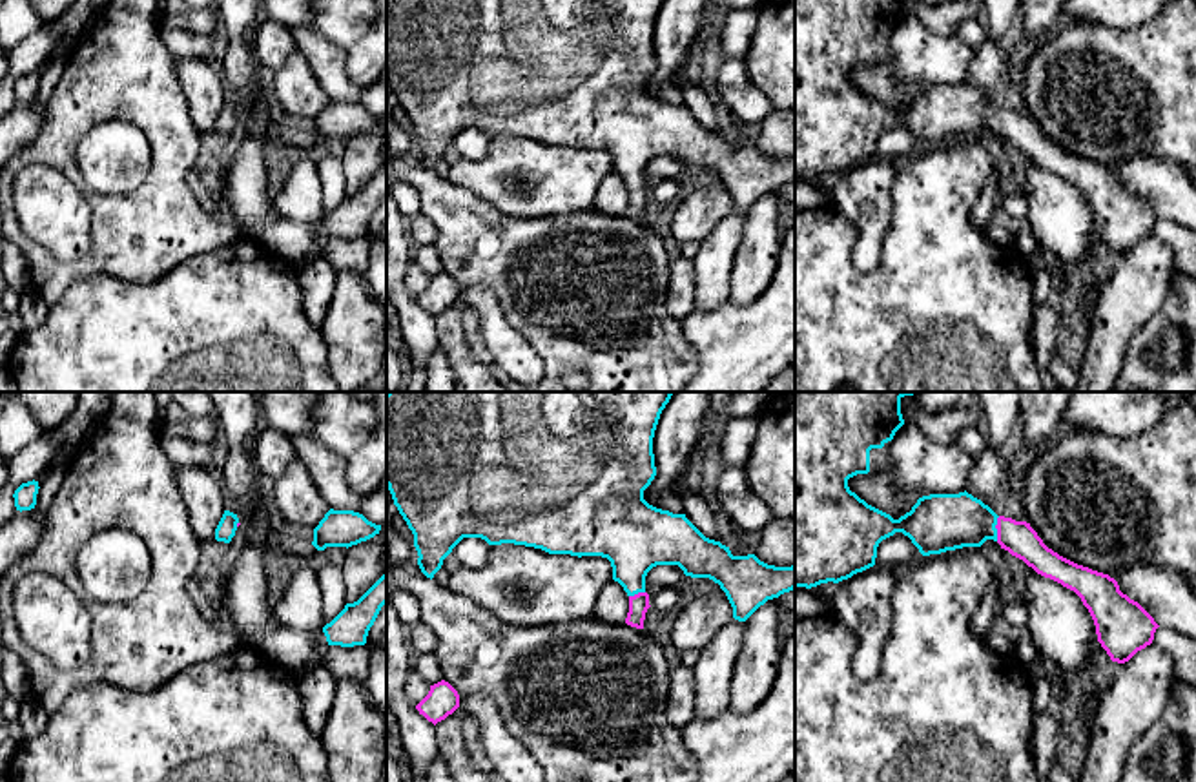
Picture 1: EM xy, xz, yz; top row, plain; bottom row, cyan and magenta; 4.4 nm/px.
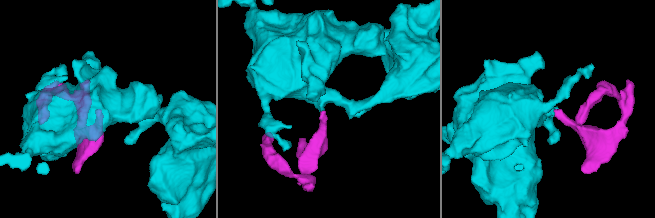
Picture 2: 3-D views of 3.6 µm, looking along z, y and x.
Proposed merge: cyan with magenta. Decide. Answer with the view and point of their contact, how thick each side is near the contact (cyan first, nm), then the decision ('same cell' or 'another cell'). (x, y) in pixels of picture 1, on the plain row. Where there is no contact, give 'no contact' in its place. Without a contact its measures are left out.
meets cyan in yz at (996, 121); 260 nm thick on the cyan side, 150 nm on the other; same cell

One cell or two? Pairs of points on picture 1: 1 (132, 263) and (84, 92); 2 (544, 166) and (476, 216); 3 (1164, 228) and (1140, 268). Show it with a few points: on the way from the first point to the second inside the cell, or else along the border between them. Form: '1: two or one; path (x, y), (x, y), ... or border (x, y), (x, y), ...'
1: one; path (163, 212), (164, 137), (135, 108)
2: two; border (453, 185), (471, 190), (502, 212), (531, 219)
3: two; border (1151, 236), (1156, 236), (1171, 250), (1176, 268)

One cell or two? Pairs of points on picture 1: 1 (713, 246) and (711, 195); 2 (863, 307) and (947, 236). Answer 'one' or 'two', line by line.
1: two
2: one

